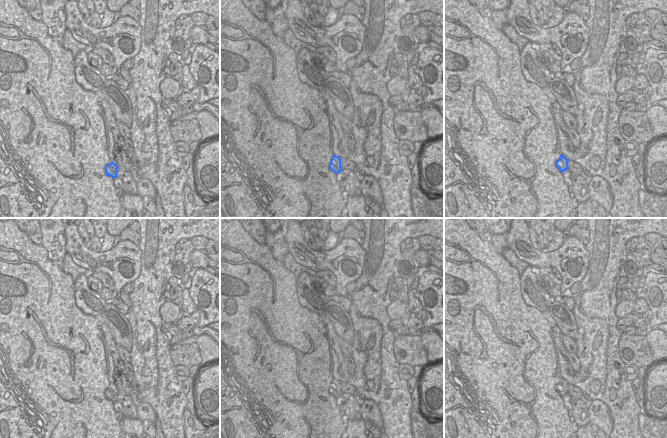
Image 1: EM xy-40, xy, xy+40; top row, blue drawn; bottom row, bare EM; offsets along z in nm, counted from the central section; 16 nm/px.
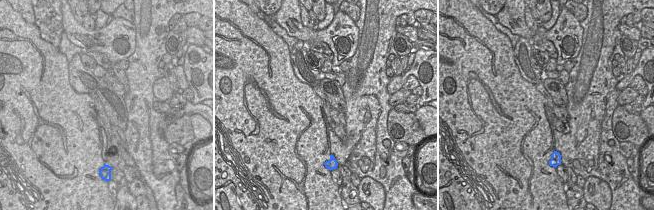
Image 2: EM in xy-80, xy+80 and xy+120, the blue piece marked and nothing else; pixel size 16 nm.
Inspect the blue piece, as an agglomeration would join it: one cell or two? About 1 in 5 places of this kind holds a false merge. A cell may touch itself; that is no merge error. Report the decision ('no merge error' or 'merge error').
no merge error

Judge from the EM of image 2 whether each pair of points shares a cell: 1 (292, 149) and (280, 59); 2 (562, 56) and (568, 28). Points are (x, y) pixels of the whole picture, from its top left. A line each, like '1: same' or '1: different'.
1: same
2: same

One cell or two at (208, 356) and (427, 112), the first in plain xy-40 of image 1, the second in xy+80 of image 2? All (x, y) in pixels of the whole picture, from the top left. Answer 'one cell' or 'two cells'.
one cell

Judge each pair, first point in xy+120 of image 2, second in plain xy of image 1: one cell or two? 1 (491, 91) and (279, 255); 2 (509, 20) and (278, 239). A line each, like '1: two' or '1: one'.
1: two
2: two

